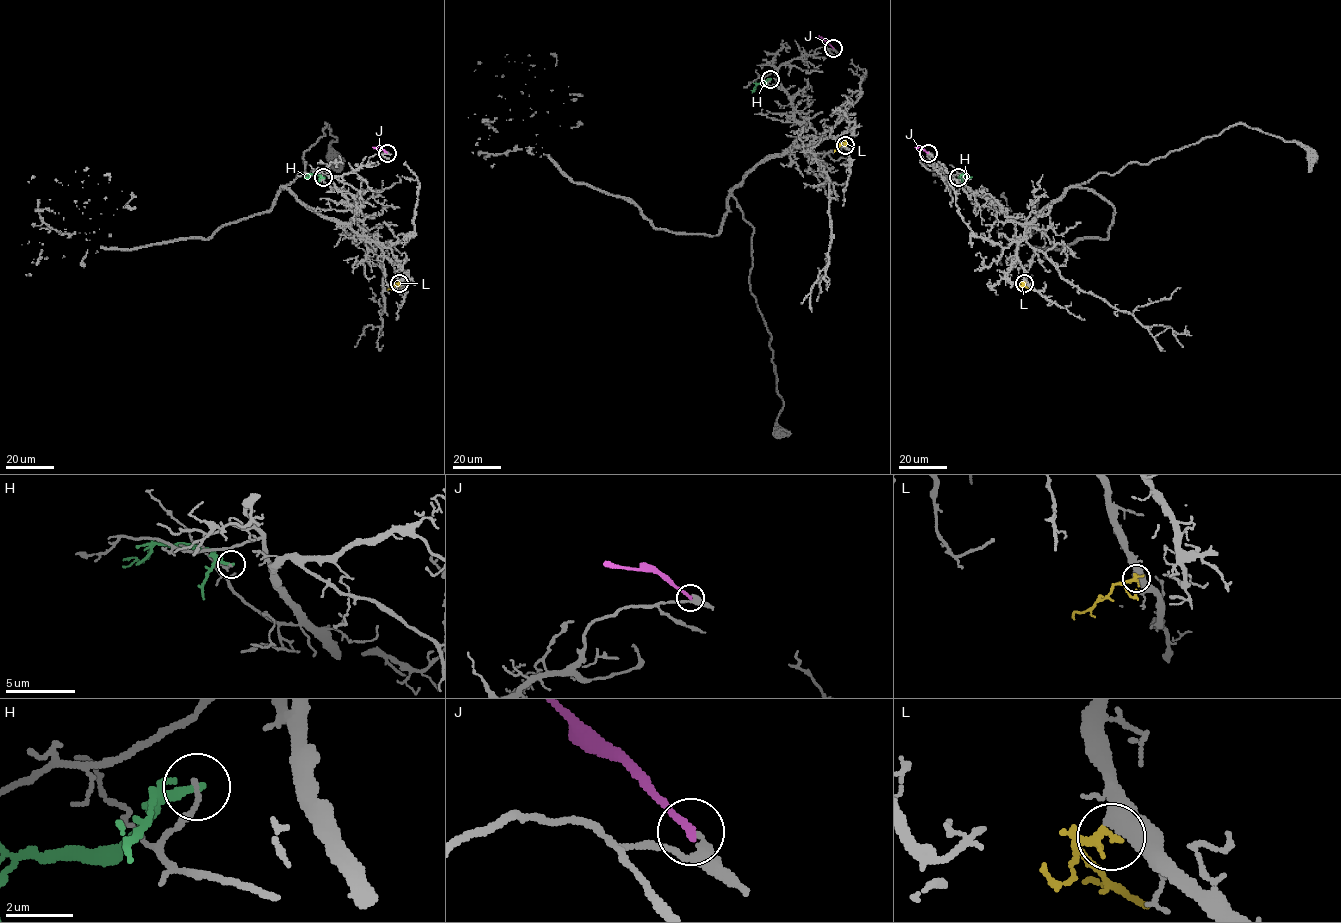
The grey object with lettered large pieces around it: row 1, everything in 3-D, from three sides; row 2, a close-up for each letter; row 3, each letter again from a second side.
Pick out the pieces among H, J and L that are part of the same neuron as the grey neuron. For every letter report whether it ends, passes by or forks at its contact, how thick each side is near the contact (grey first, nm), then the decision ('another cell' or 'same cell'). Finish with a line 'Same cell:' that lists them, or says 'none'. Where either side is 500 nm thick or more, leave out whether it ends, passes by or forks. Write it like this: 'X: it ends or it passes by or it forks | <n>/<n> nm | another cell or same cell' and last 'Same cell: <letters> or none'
H: it ends | 160/240 nm | another cell
J: it ends | 200/200 nm | another cell
L: it ends | 480/240 nm | same cell
Same cell: L

